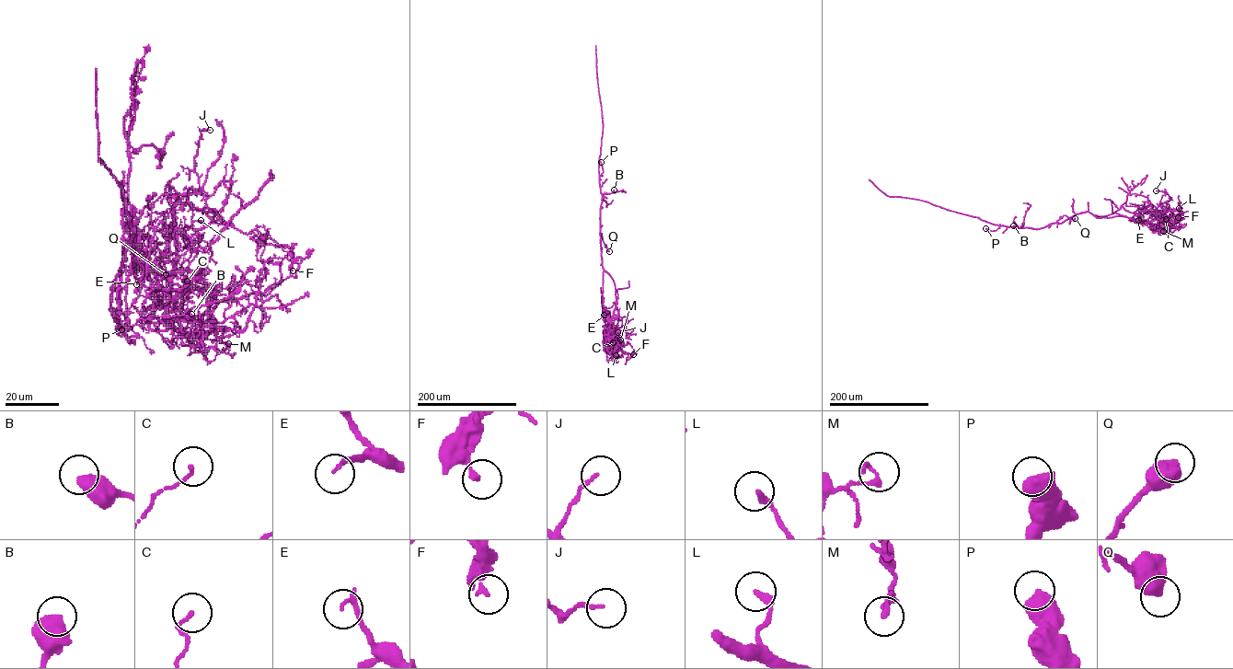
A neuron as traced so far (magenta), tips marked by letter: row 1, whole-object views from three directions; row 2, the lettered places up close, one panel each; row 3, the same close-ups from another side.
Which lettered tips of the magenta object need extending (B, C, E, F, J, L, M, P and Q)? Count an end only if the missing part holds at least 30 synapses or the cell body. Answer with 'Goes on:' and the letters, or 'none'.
Goes on: none

